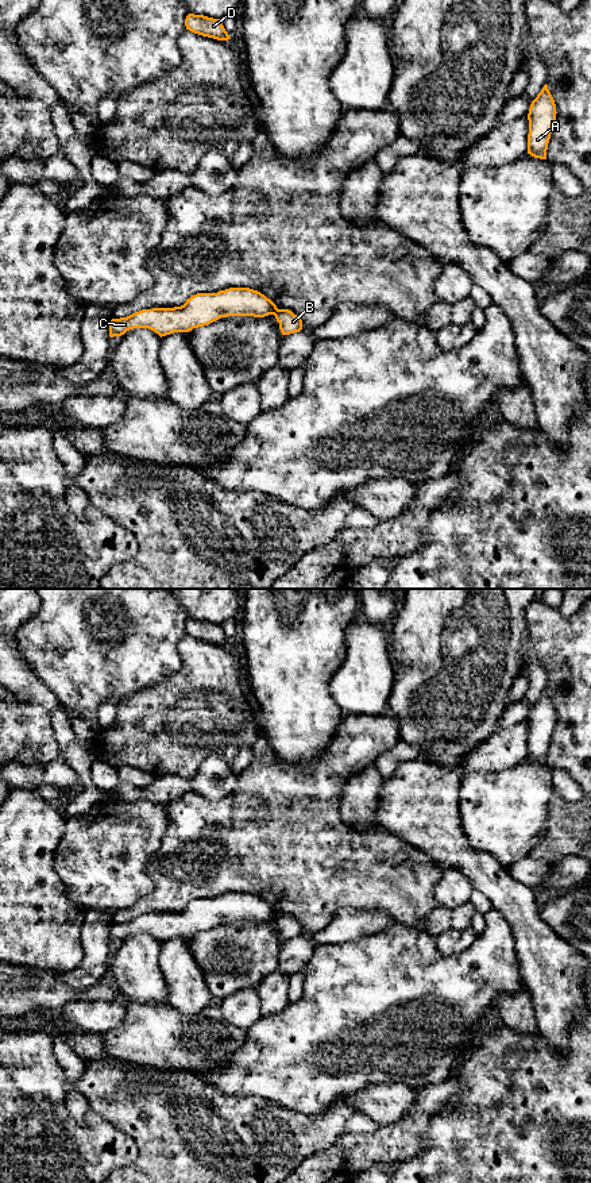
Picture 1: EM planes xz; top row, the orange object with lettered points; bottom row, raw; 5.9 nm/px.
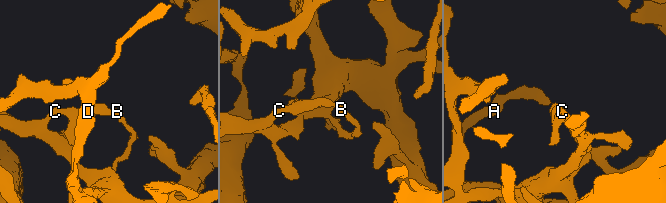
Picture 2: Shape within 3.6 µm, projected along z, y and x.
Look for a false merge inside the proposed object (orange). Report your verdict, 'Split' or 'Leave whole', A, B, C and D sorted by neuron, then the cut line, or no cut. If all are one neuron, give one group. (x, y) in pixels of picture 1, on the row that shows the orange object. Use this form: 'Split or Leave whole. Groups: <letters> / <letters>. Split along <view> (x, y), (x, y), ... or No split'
Split. Groups: A C D / B. Split along xz (277, 308), (273, 313)

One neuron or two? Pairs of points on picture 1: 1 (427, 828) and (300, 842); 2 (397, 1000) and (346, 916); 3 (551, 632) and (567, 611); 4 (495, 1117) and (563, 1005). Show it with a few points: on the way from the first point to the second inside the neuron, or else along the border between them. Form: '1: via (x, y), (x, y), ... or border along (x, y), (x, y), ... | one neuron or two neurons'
1: border along (402, 840), (429, 856) | two neurons
2: border along (389, 925), (369, 936), (328, 944) | two neurons
3: border along (556, 609), (564, 616), (576, 613) | two neurons
4: border along (539, 1031), (552, 1047), (567, 1051) | two neurons

